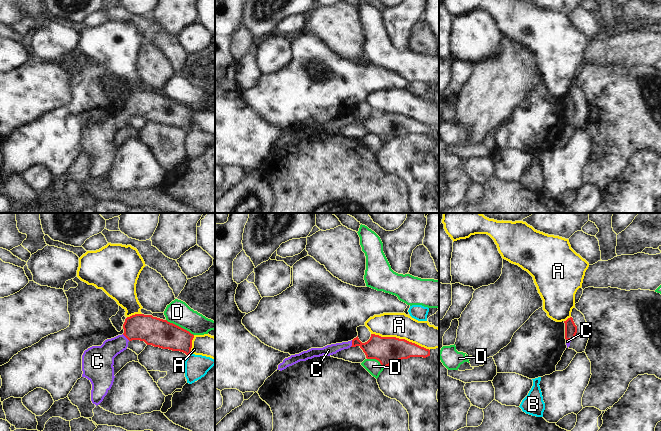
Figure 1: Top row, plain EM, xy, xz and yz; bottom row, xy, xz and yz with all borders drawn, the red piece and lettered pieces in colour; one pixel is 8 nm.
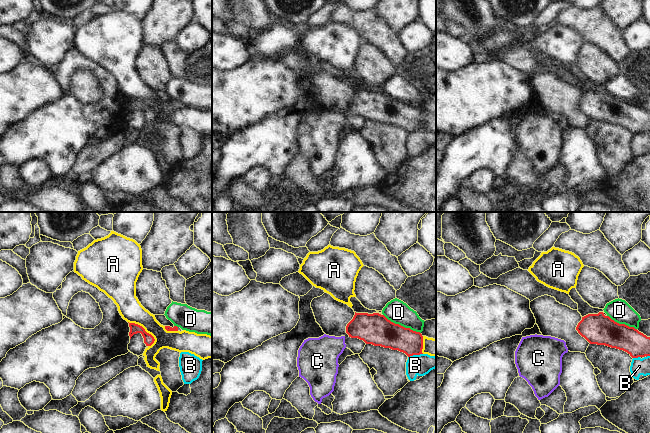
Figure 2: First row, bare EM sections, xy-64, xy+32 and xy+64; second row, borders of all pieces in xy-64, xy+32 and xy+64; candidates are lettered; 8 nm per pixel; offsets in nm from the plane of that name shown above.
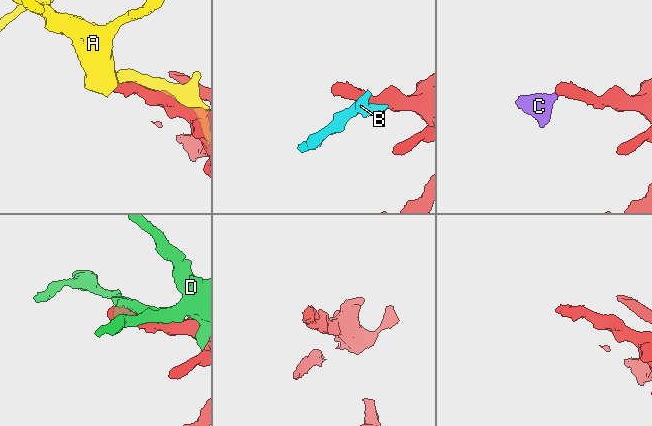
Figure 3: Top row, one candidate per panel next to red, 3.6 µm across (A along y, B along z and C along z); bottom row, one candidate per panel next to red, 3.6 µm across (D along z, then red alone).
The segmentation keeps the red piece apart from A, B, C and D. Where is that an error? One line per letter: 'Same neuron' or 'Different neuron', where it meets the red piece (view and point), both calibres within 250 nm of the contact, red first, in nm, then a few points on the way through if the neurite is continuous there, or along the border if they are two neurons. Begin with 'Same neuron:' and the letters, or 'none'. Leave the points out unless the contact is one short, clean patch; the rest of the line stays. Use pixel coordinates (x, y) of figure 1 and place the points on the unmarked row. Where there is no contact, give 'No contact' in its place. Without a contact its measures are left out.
Same neuron: C
A: Different neuron. Touches red at xz (400, 115). Thickness 220 nm (red) against 200 nm
B: Different neuron. Touches red at xy (189, 129). Thickness 220 nm (red) against 190 nm. Boundary: xy (191, 128), (187, 131)
C: Same neuron. Touches red at xy (126, 113). Thickness 220 nm (red) against 190 nm. Path across: xy (154, 107), (132, 107), (126, 113), (102, 133)
D: Different neuron. Touches red at xy (180, 103). Thickness 220 nm (red) against 190 nm

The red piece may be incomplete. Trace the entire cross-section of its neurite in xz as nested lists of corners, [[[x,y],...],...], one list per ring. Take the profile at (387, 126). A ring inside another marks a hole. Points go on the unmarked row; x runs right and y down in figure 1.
[[[371,110],[370,115],[365,119],[362,119],[357,112],[348,118],[331,120],[323,124],[311,124],[299,130],[291,131],[278,141],[277,146],[282,147],[300,137],[306,137],[323,131],[330,132],[341,126],[356,122],[359,122],[363,126],[367,135],[378,136],[383,144],[402,135],[408,135],[410,133],[426,134],[430,132],[429,125],[405,115],[381,113],[379,111]]]

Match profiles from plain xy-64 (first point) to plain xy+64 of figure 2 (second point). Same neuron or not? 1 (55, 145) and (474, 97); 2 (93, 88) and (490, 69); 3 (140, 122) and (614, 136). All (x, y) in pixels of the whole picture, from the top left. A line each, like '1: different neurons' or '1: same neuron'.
1: different neurons
2: same neuron
3: different neurons

